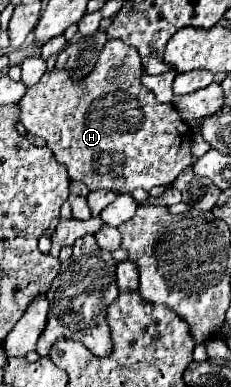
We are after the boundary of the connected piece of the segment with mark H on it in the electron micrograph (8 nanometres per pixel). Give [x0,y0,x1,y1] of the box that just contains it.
[19,39,191,193]

